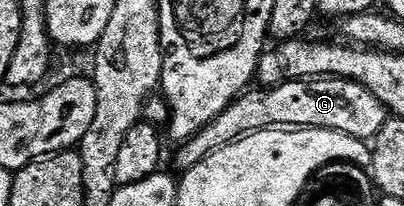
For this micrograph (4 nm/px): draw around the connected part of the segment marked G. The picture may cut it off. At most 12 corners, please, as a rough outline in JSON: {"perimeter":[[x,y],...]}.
{"perimeter":[[355,80],[253,88],[180,143],[190,170],[261,130],[372,140],[385,105]]}

